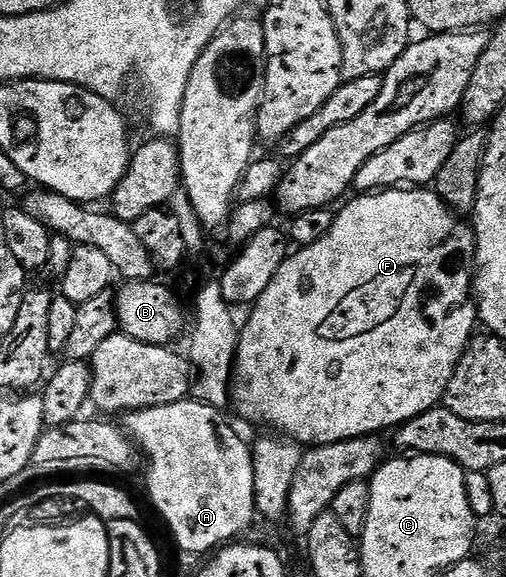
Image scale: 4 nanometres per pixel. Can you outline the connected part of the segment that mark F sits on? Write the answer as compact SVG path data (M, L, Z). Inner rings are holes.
M394 188L361 192L353 197L344 203L346 206L341 211L336 211L325 236L310 246L294 249L279 272L275 272L275 280L267 284L267 292L263 292L263 296L253 303L248 311L249 319L240 327L236 362L233 365L231 402L234 407L237 405L240 417L258 427L272 428L309 448L352 438L377 436L382 433L380 430L400 428L404 422L410 422L415 416L434 409L444 399L451 376L469 346L469 339L474 337L479 326L473 288L477 236L473 233L472 225L454 214L453 209L433 188Z

